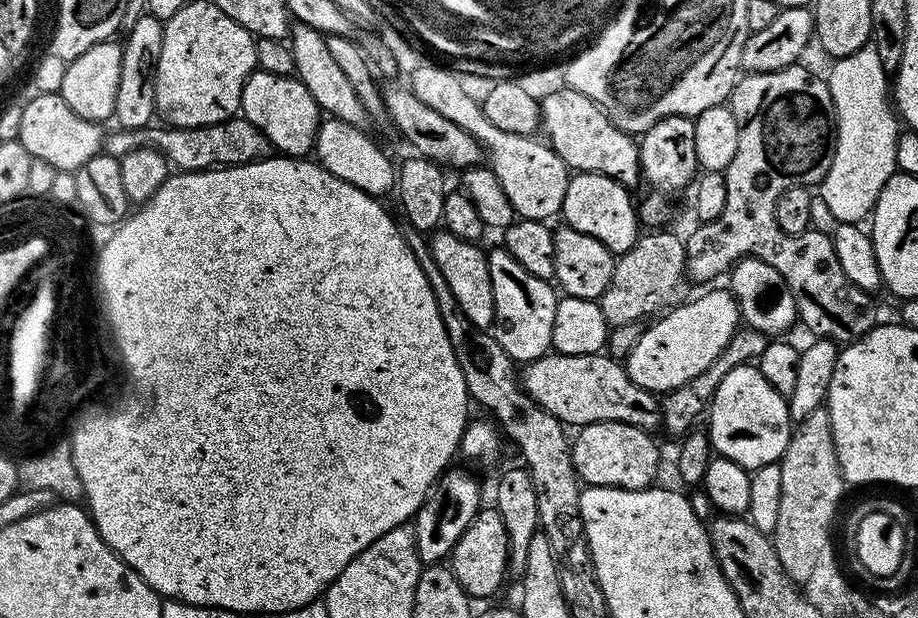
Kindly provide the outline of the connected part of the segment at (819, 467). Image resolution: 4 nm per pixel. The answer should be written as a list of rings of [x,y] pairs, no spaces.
[[[827,407],[799,420],[778,463],[782,470],[782,493],[777,525],[772,533],[773,544],[787,576],[797,584],[804,584],[812,575],[822,549],[830,544],[832,520],[846,489]]]

